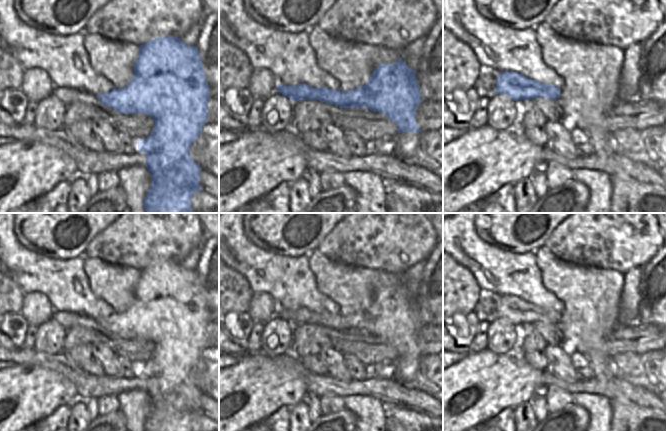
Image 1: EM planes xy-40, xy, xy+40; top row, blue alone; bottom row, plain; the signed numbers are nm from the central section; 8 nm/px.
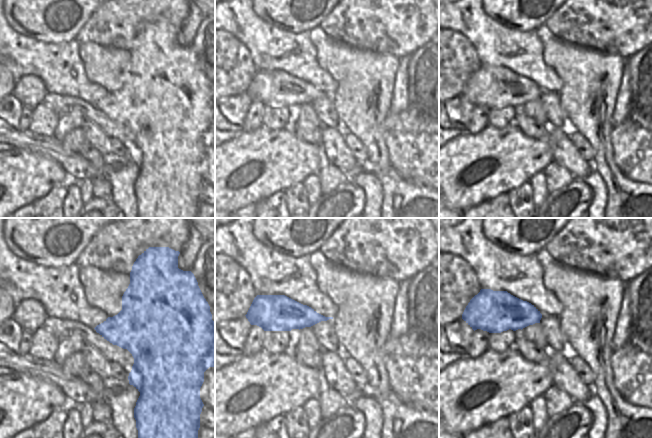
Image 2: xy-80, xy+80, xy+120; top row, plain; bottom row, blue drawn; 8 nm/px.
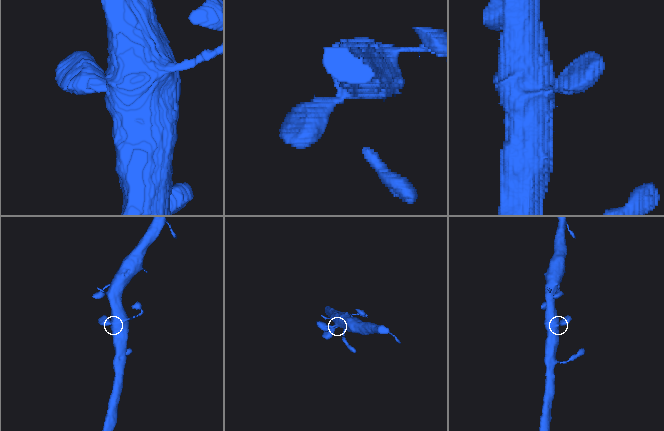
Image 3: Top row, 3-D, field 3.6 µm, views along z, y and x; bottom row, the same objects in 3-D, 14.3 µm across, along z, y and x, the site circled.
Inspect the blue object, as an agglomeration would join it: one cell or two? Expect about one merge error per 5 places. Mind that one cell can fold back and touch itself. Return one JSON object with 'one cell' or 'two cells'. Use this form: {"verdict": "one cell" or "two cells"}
{"verdict": "one cell"}

